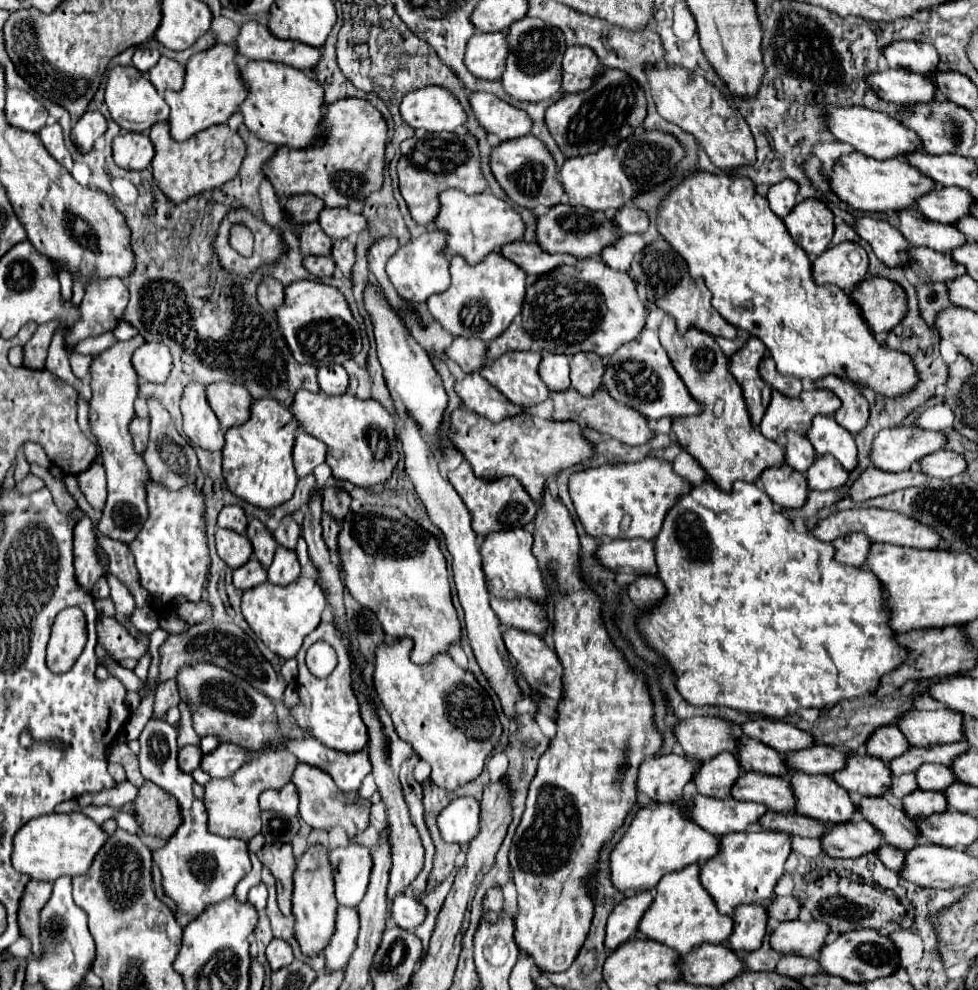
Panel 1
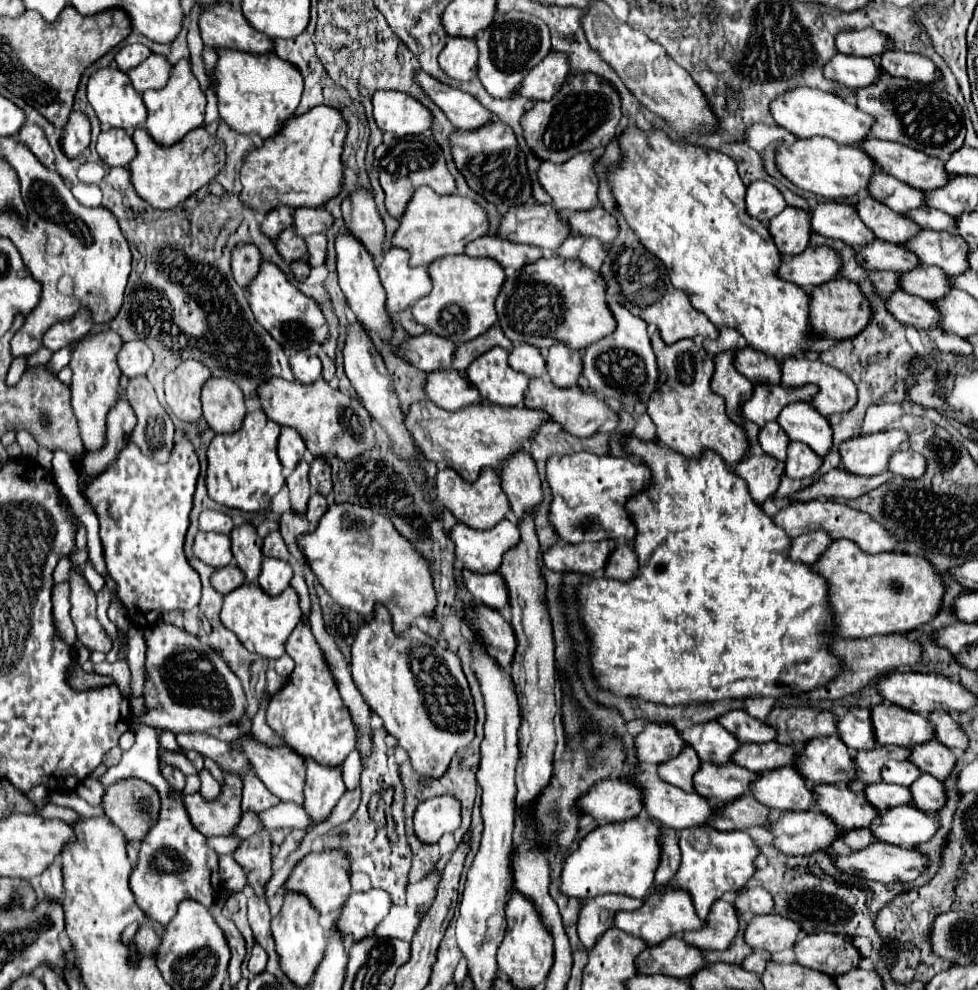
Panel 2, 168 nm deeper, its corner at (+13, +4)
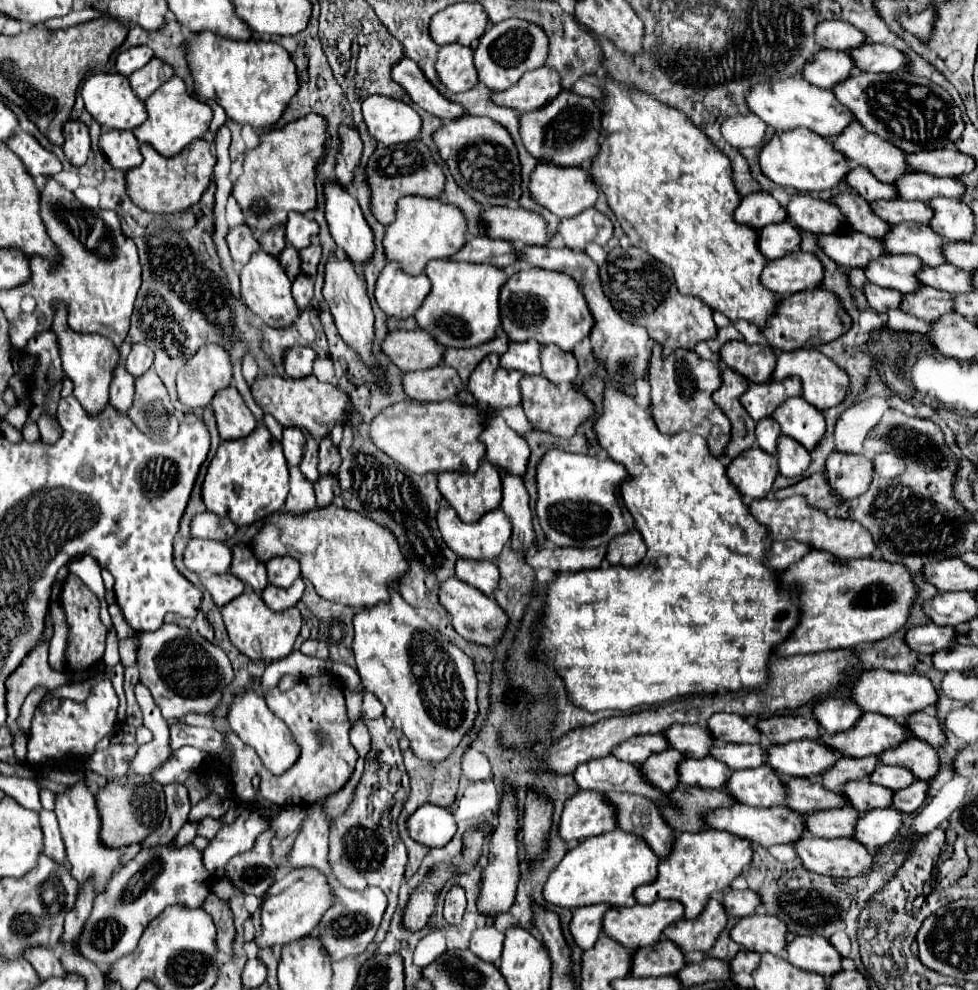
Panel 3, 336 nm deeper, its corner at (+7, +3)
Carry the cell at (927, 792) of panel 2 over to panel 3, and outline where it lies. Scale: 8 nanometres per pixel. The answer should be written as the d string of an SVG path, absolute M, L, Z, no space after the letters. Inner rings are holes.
M919 781L907 789L895 791L895 799L891 807L901 813L915 813L923 805L925 797L927 797L927 781Z

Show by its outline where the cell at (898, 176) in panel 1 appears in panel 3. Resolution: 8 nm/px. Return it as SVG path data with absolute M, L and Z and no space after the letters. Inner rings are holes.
M795 127L791 131L777 131L759 151L759 165L765 177L781 187L793 187L797 191L825 191L833 189L849 171L847 159L837 153L827 139L807 131L805 127Z

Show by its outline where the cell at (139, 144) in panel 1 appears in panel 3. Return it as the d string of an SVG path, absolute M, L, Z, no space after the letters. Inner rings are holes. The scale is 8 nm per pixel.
M103 131L99 137L99 145L107 157L107 161L115 169L131 169L137 167L143 157L139 153L139 141L131 131Z

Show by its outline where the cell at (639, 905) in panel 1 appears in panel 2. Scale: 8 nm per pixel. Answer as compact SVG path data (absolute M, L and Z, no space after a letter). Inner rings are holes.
M605 894L601 898L589 898L583 902L581 918L579 918L579 940L581 944L591 950L601 934L613 926L613 918L619 910L637 910L643 900L629 898L625 894Z

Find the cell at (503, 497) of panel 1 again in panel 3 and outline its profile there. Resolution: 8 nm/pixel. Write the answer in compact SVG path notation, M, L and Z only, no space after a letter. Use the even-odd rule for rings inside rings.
M487 459L481 461L481 465L475 473L447 471L447 473L439 473L437 479L439 479L441 495L447 499L447 503L457 511L459 519L465 523L475 523L481 515L497 509L501 503L501 475L499 475L499 469L493 463L489 463Z

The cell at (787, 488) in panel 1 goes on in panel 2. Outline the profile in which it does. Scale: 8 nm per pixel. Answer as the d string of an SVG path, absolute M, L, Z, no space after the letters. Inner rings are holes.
M749 454L735 466L735 472L747 482L753 500L757 504L763 504L767 498L775 496L785 474L785 464L765 454Z

